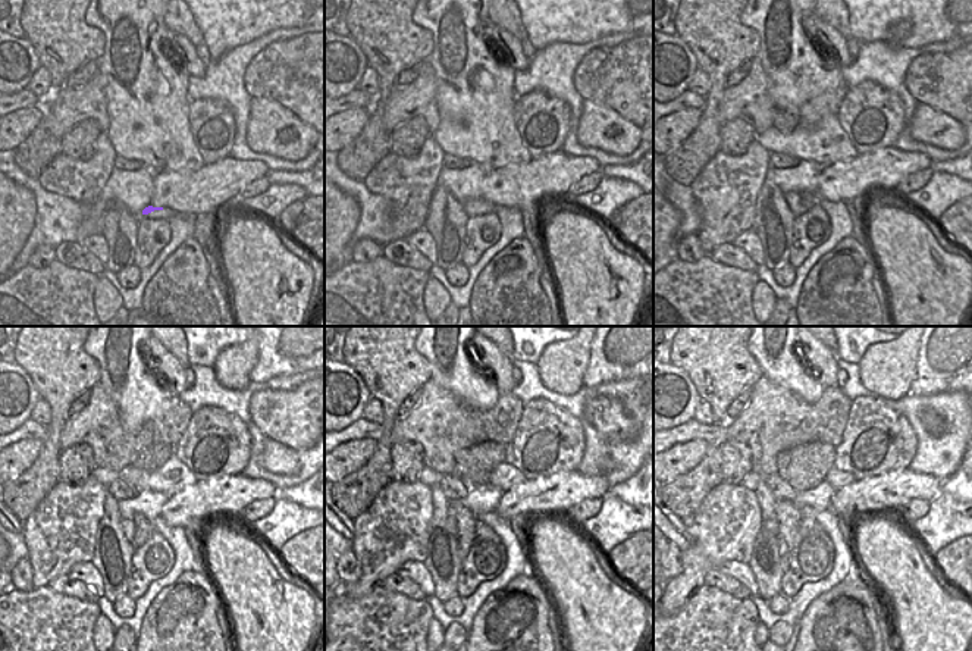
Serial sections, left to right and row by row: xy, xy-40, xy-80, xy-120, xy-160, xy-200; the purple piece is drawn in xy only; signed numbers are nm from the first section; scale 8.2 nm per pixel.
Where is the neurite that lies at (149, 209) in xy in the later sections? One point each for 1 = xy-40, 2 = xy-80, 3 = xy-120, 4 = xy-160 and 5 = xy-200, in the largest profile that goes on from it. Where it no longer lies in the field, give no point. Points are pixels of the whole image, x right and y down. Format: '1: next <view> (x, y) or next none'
1: next xy-40 (476, 206)
2: next xy-80 (799, 202)
3: next xy-120 (138, 529)
4: next xy-160 (461, 522)
5: next xy-200 (789, 518)

